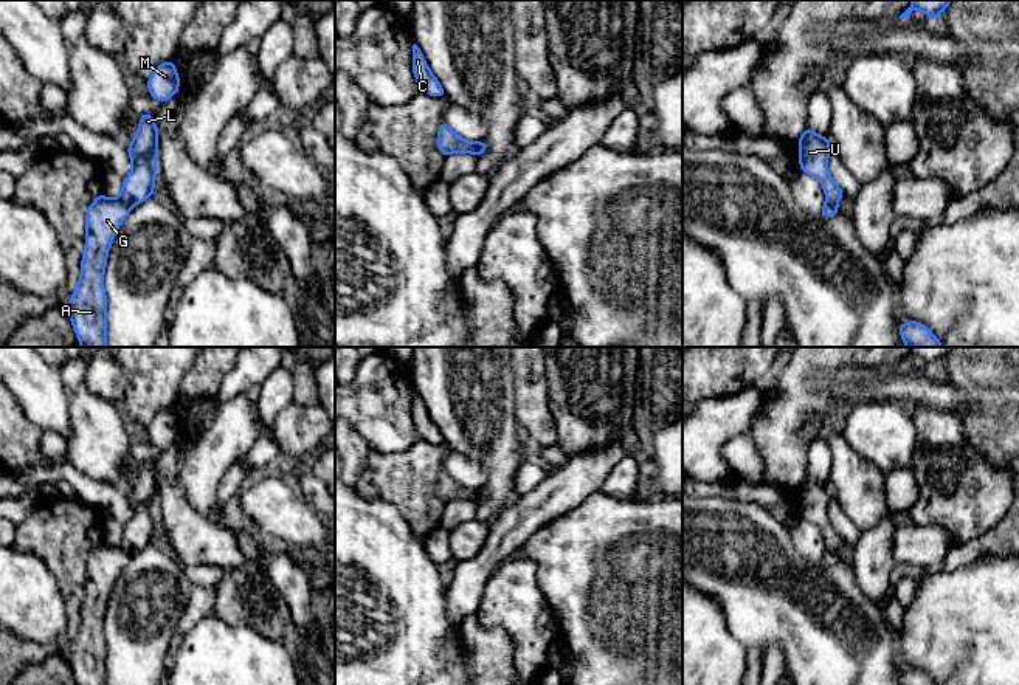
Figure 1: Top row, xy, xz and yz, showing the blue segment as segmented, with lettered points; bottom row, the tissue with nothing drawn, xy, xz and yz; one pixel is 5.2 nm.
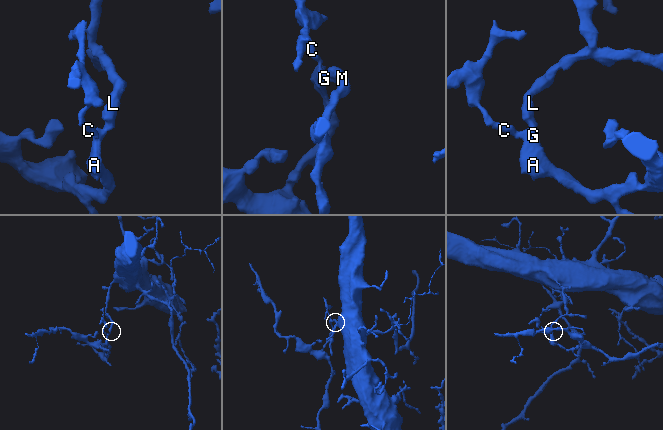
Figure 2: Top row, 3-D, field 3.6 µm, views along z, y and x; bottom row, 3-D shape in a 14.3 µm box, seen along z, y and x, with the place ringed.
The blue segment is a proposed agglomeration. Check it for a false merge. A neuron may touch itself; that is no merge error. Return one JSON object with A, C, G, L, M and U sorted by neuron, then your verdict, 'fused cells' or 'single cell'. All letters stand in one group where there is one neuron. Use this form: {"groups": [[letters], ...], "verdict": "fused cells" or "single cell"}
{"groups": [["A", "C", "G"], ["L", "M", "U"]], "verdict": "fused cells"}

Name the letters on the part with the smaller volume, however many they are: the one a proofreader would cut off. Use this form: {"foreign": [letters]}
{"foreign": ["A", "C", "G"]}

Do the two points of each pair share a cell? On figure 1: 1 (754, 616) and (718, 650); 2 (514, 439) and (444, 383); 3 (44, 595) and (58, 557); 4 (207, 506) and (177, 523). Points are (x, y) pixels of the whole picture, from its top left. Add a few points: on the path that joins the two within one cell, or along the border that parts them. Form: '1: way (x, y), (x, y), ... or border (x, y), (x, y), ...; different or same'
1: border (718, 602), (728, 629), (746, 648); different
2: way (497, 434), (461, 399); same
3: border (22, 552), (31, 552), (45, 564), (65, 608); different
4: border (176, 479), (186, 501), (197, 512), (217, 523); different

